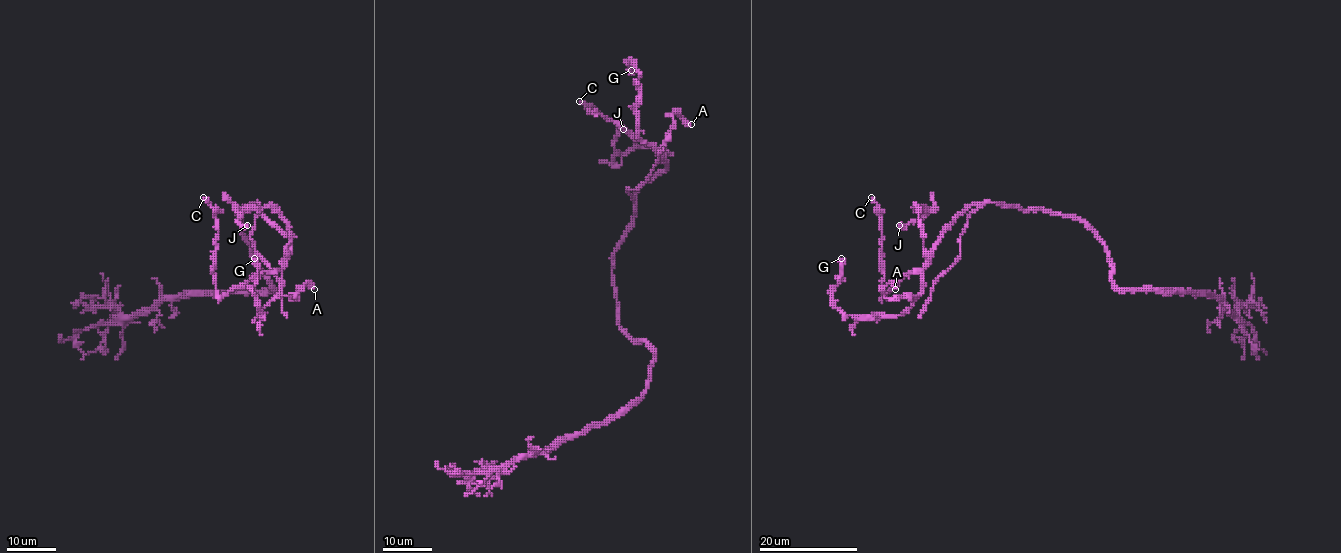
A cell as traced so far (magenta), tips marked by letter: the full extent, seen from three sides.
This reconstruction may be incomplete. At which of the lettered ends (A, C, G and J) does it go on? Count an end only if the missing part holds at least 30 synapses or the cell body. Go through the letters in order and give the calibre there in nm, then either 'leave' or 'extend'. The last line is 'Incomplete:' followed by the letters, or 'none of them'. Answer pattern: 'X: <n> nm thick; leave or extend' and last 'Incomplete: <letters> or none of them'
A: 440 nm thick; leave
C: 360 nm thick; leave
G: 600 nm thick; leave
J: 400 nm thick; leave
Incomplete: none of them

